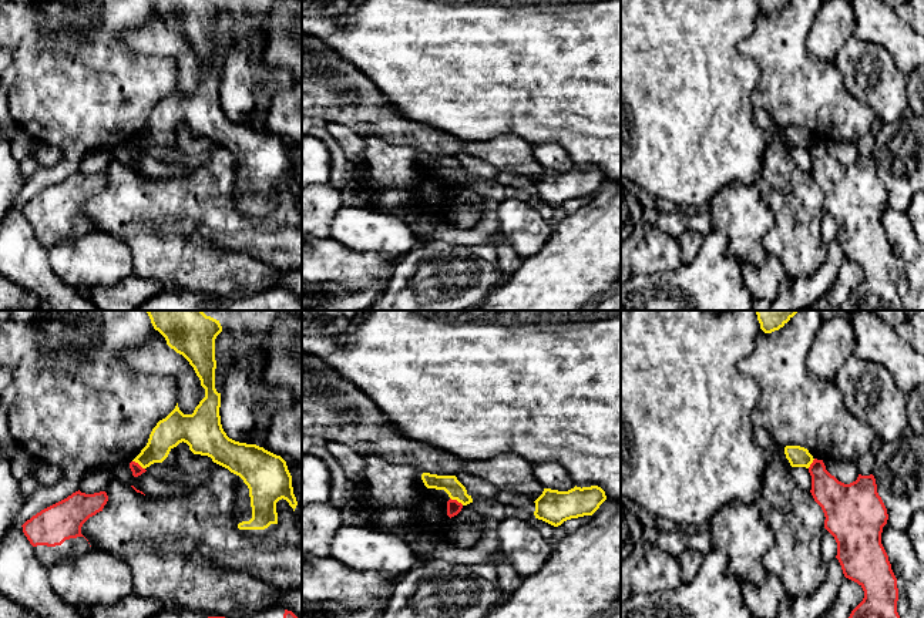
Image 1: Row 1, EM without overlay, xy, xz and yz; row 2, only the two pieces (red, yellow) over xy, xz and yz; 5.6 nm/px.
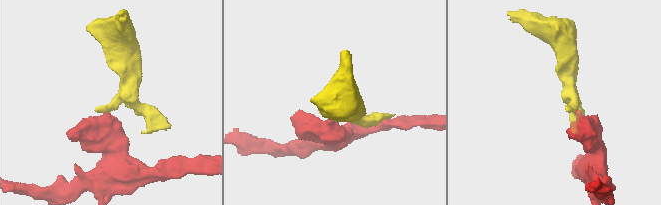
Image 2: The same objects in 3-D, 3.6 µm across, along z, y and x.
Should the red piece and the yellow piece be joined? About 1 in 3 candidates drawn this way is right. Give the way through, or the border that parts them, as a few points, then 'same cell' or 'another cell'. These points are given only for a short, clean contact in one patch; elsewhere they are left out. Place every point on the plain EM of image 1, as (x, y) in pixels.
along xz (450, 178), (463, 185) | another cell

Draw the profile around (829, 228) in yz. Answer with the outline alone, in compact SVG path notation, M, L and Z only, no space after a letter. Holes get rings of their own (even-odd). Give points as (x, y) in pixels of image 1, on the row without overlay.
M823 209L821 216L821 243L827 248L837 236L837 224L834 218Z

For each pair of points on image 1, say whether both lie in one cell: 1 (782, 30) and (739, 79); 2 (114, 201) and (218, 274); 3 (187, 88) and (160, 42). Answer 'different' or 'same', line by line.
1: different
2: same
3: same

